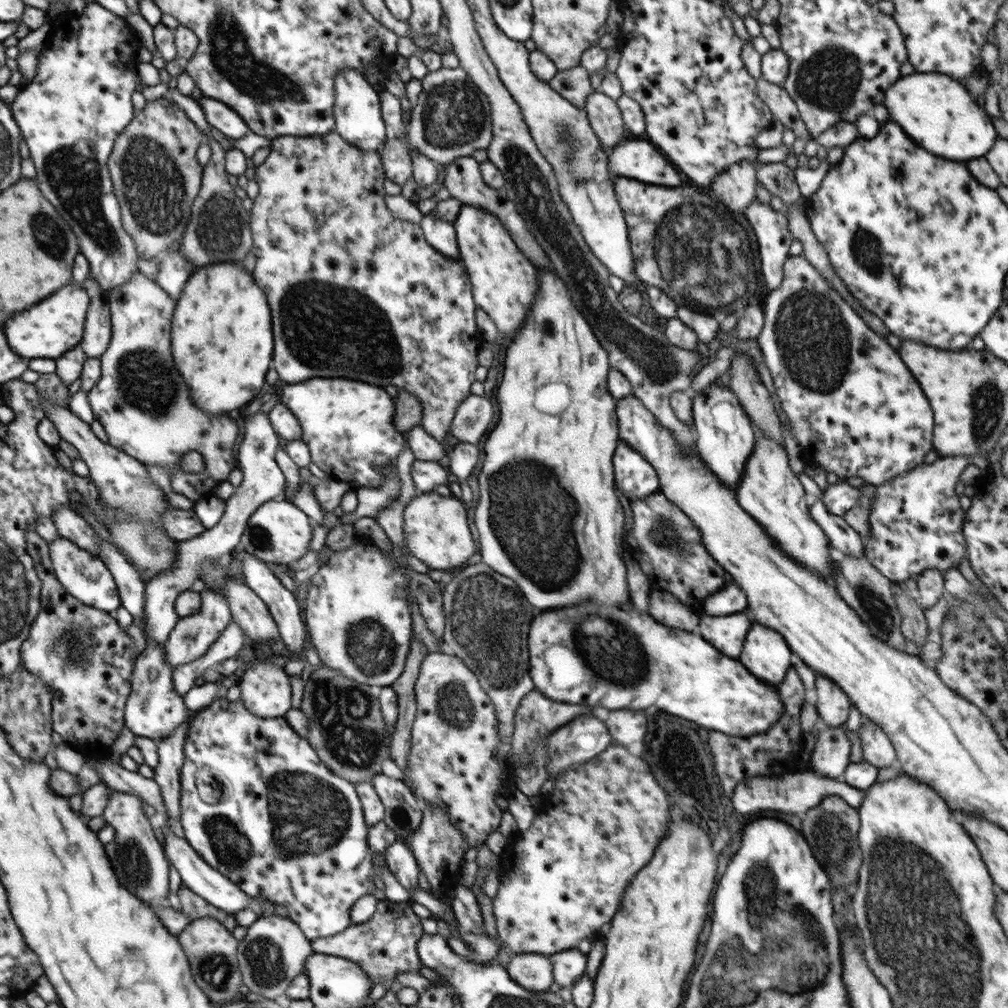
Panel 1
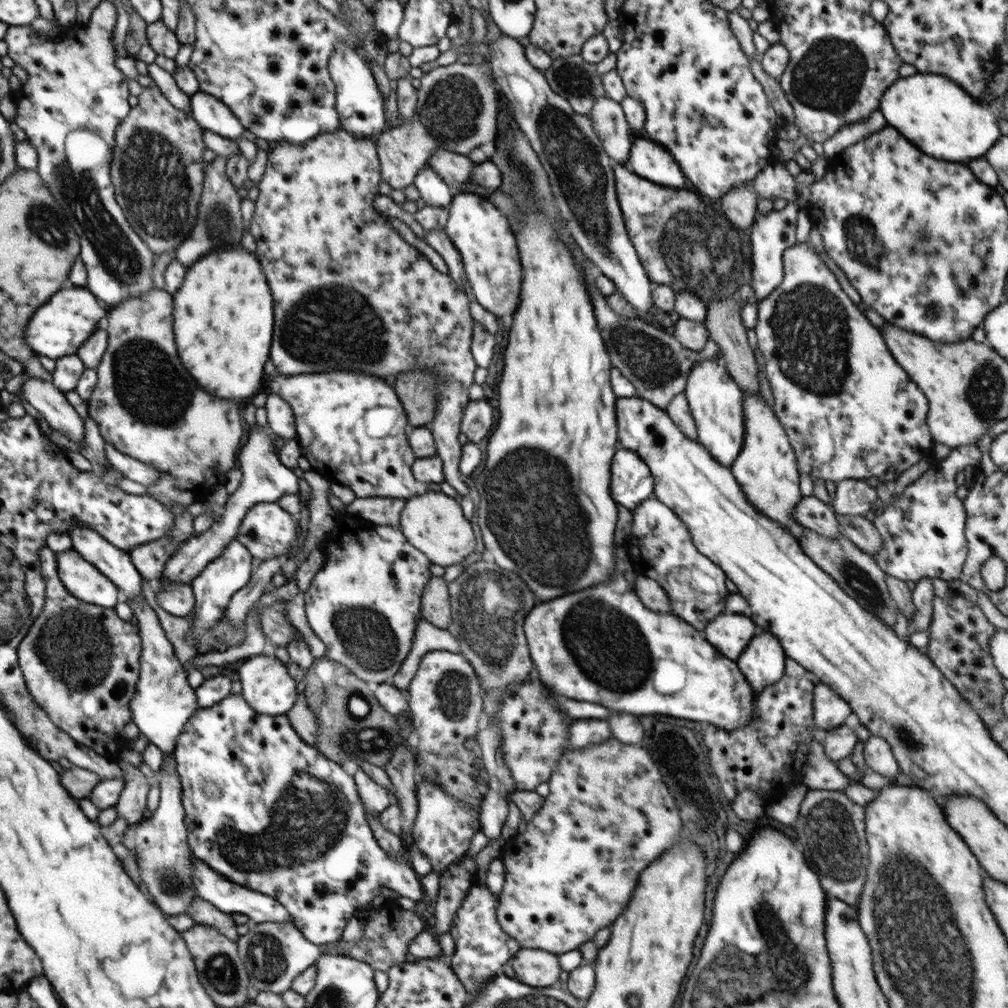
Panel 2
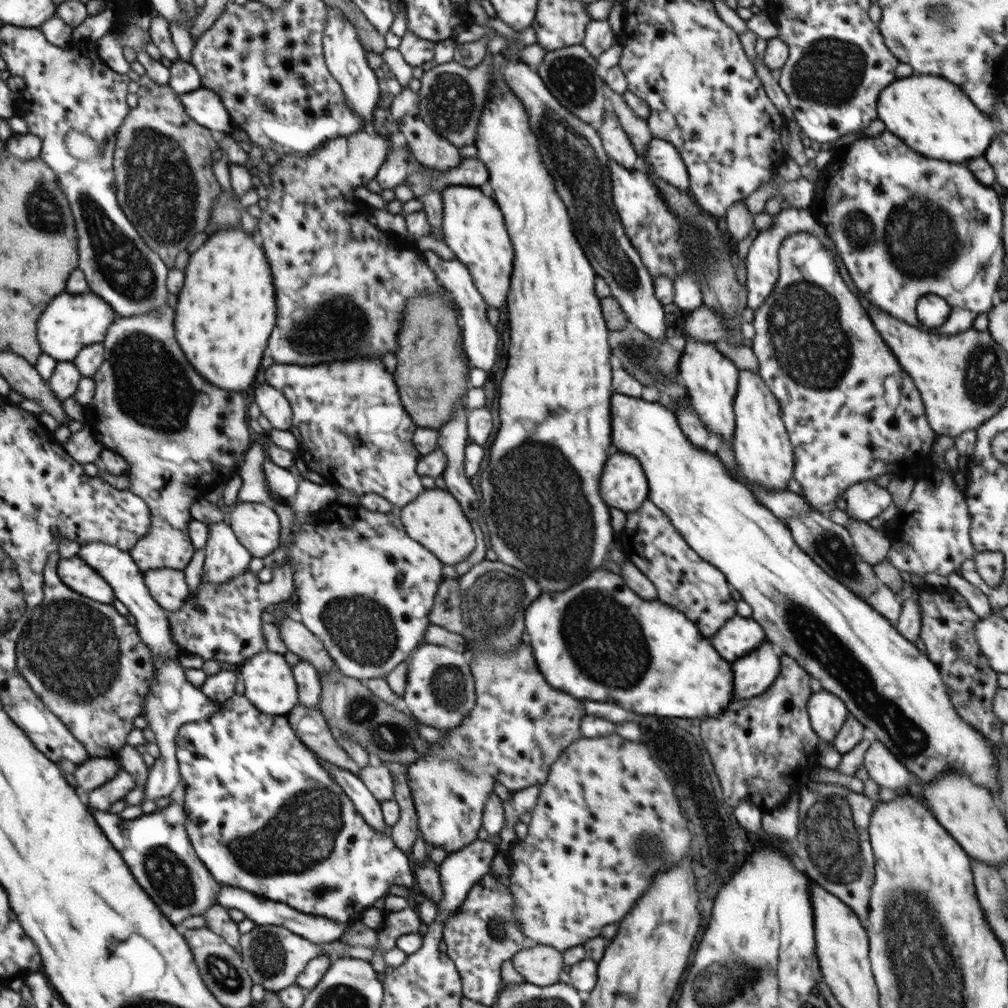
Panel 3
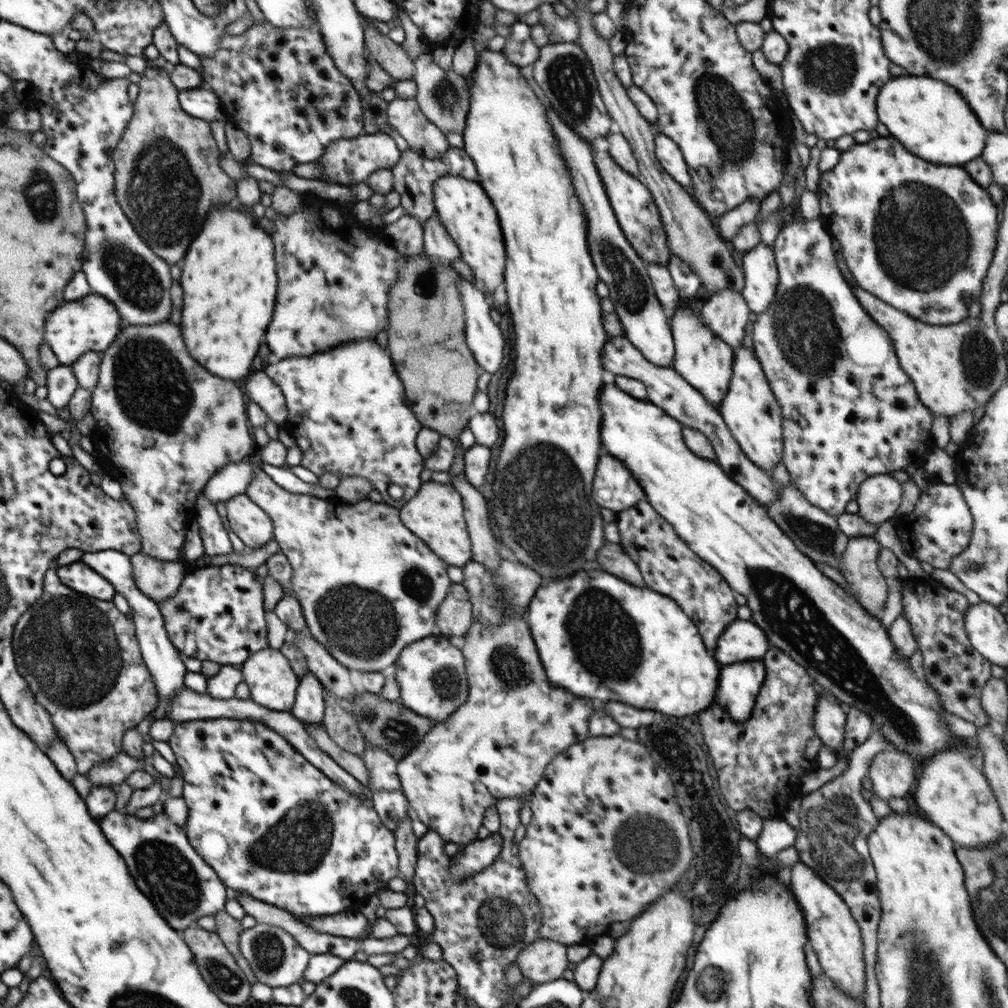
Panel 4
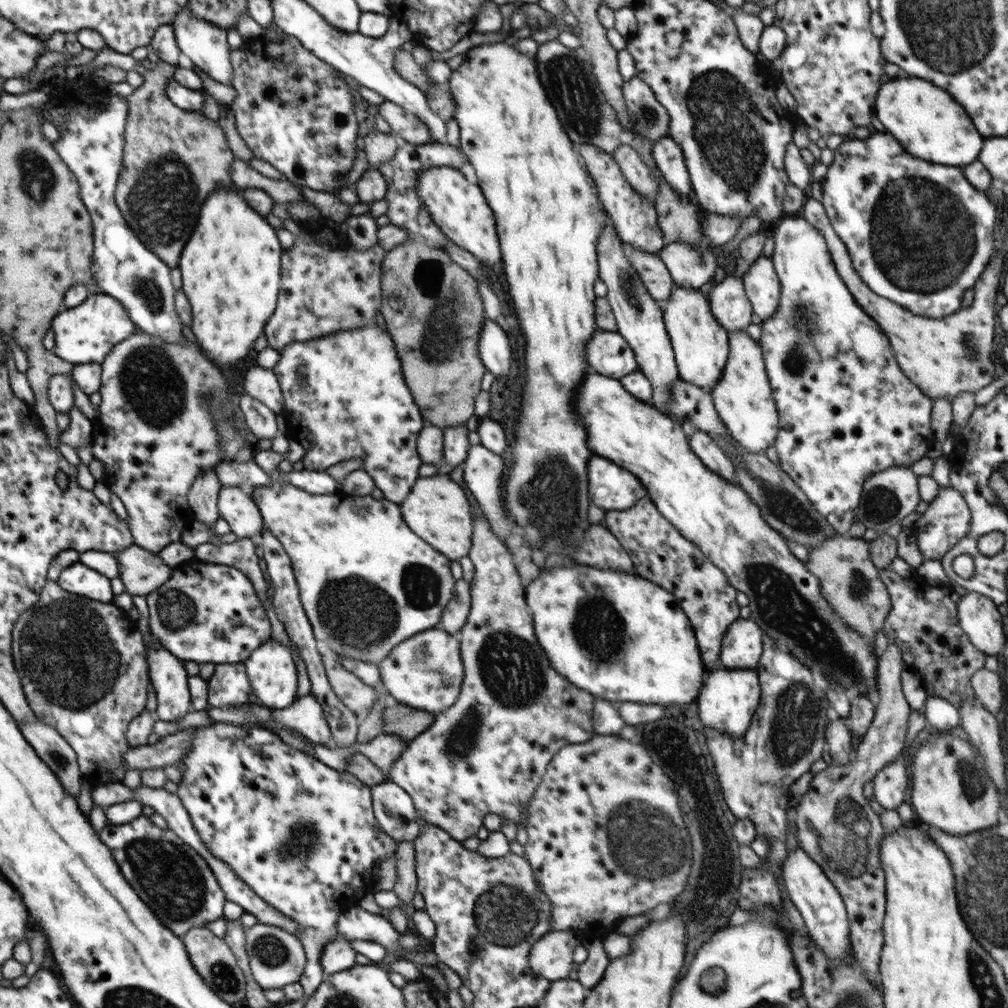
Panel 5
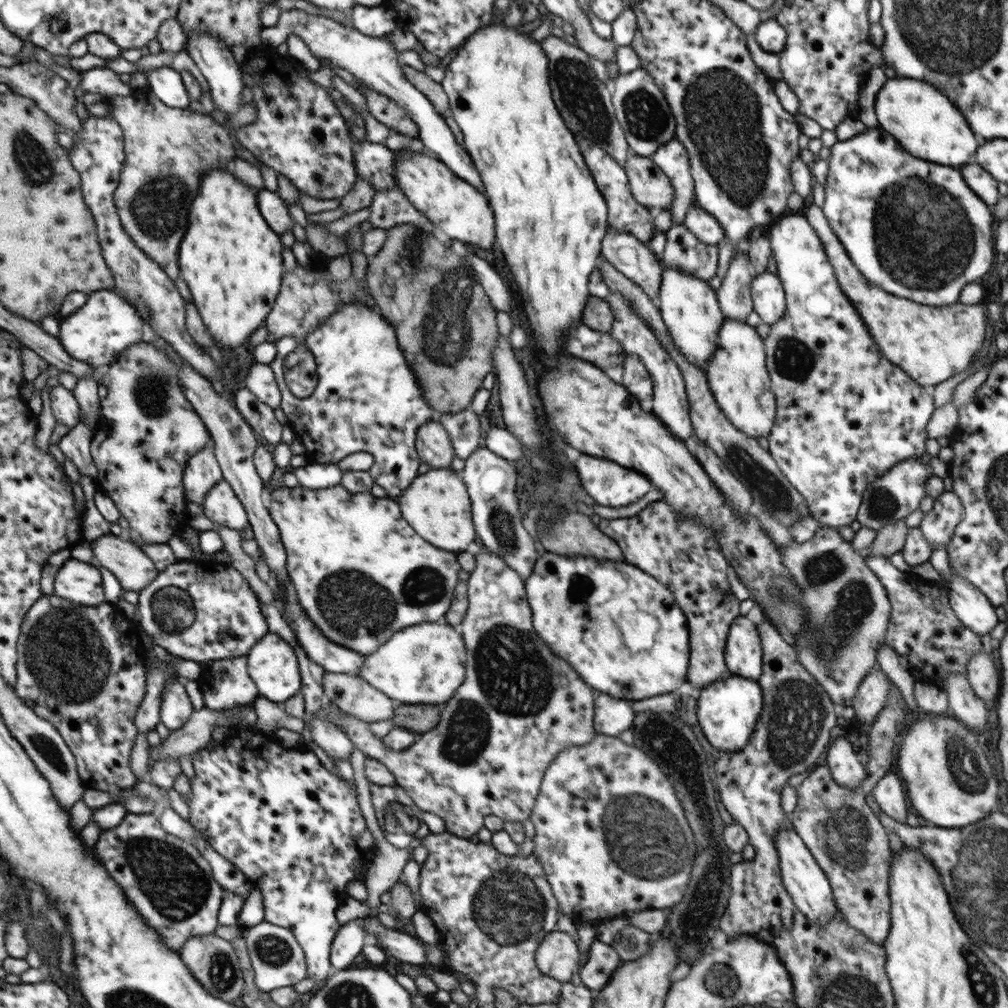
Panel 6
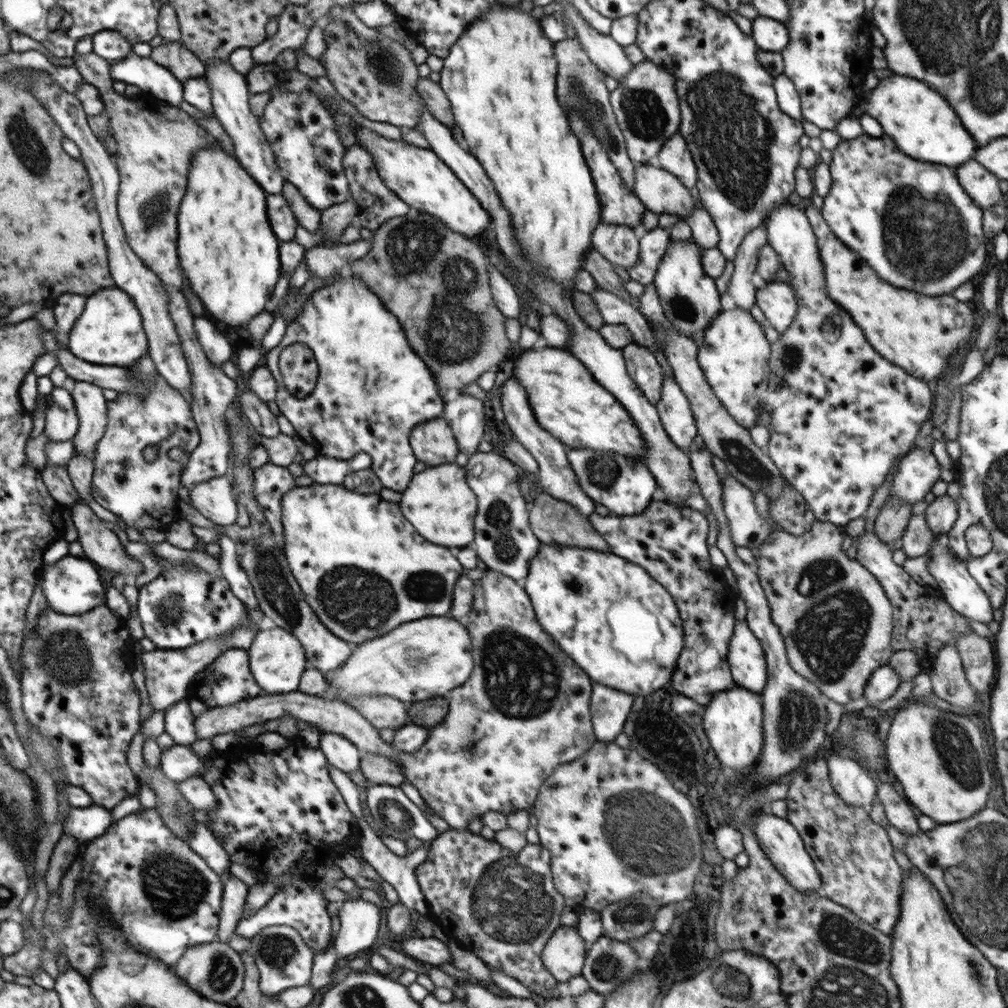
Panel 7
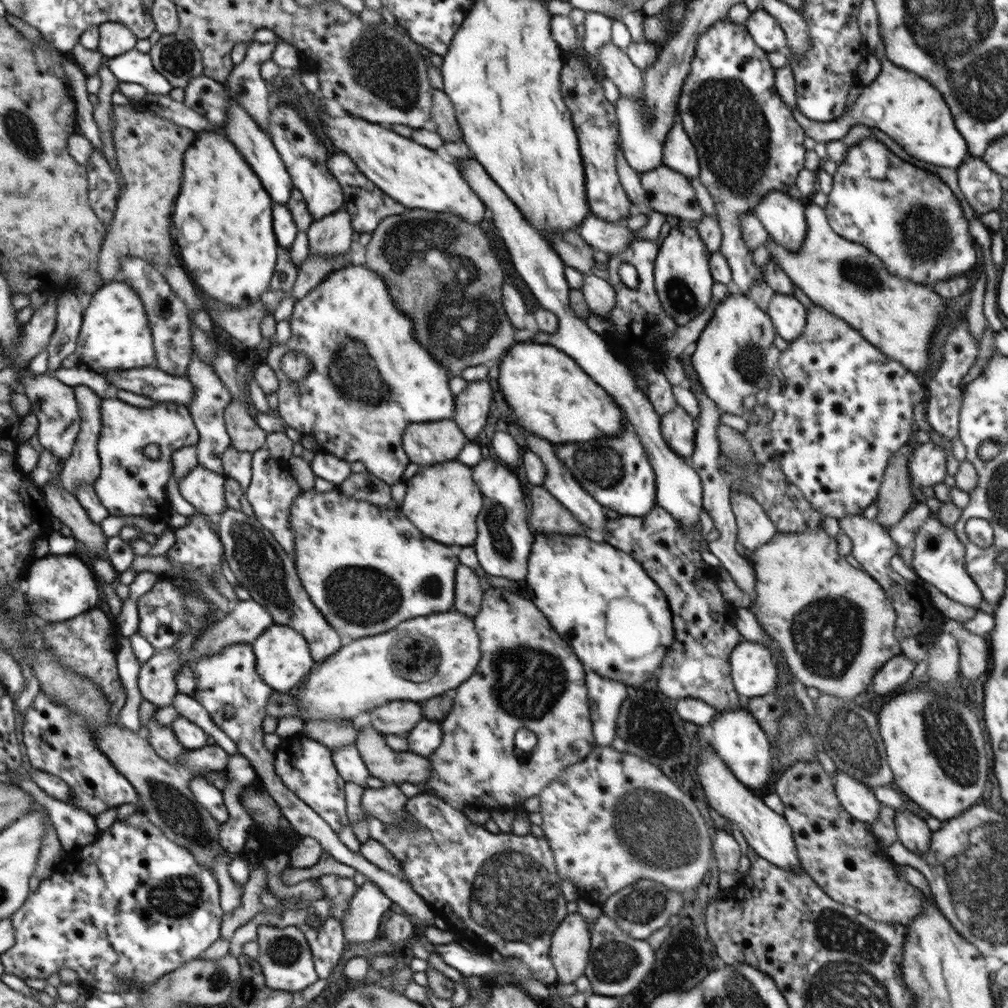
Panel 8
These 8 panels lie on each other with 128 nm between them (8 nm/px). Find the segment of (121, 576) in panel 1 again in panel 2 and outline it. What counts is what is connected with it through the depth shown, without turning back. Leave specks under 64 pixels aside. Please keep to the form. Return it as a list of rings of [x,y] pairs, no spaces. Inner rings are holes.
[[[146,598],[127,600],[141,628],[144,650],[141,658],[141,681],[137,684],[137,694],[131,703],[134,724],[140,733],[146,735],[150,743],[162,750],[163,758],[174,754],[178,736],[194,712],[199,709],[195,688],[187,680],[184,665],[174,654],[174,647],[166,638],[158,616],[150,607]]]

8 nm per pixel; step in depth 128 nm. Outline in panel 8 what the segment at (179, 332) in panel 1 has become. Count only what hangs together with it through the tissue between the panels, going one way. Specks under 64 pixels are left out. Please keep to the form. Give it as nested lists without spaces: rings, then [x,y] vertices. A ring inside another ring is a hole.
[[[200,131],[197,133],[197,140],[190,146],[185,155],[186,168],[186,188],[182,188],[182,200],[178,202],[178,216],[174,216],[175,235],[177,236],[178,247],[181,248],[183,268],[186,274],[191,278],[197,288],[202,289],[204,293],[216,299],[218,302],[226,303],[232,307],[244,308],[250,303],[258,302],[263,292],[267,292],[271,278],[273,276],[274,267],[276,266],[276,258],[278,258],[278,240],[273,229],[273,201],[270,199],[268,192],[260,179],[257,172],[254,172],[252,165],[238,151],[237,145],[226,137],[224,133],[214,131]]]

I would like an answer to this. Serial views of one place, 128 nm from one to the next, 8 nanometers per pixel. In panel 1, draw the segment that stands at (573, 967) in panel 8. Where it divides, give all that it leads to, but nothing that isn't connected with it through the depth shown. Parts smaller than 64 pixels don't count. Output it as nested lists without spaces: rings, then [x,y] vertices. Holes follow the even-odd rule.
[[[537,953],[515,954],[505,969],[514,982],[534,993],[548,991],[554,982],[552,961]]]

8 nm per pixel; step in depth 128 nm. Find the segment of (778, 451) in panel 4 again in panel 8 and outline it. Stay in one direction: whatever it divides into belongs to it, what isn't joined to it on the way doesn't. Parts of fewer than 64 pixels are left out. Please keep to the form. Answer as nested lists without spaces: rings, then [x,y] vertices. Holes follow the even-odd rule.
[[[733,289],[730,295],[726,295],[726,299],[716,303],[712,319],[706,323],[706,327],[700,333],[692,349],[692,367],[696,370],[698,380],[700,380],[706,395],[714,400],[724,413],[748,417],[743,413],[744,398],[752,394],[757,395],[765,388],[769,388],[769,385],[777,383],[774,374],[776,374],[781,351],[774,345],[776,333],[770,315],[761,310],[758,303],[749,295],[744,295],[737,289]]]

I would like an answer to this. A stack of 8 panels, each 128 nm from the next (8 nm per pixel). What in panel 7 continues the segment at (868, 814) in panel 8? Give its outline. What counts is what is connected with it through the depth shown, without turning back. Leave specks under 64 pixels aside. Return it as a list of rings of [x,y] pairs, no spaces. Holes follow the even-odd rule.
[[[833,753],[827,760],[828,777],[834,792],[850,806],[870,809],[876,800],[878,781],[856,760]]]

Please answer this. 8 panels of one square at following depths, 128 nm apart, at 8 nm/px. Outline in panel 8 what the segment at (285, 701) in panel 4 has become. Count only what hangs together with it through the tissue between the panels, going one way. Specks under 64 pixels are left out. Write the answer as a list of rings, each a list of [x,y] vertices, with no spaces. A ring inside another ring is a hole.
[[[270,625],[251,645],[257,653],[257,673],[274,691],[288,693],[294,690],[314,666],[306,639],[290,626]]]

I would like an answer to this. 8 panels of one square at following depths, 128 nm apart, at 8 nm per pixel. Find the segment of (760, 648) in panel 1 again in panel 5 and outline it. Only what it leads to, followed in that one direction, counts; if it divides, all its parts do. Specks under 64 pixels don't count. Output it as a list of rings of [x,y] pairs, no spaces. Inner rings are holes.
[[[720,668],[711,672],[706,684],[702,685],[701,695],[697,698],[702,724],[730,736],[733,740],[744,736],[760,704],[760,692],[761,686],[756,669]]]

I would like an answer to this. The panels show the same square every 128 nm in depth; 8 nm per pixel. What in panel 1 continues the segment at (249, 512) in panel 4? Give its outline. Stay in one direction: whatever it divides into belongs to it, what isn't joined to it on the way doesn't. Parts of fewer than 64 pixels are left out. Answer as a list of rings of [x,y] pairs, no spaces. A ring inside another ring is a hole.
[[[283,499],[269,500],[250,515],[241,537],[240,548],[266,563],[293,566],[308,552],[307,547],[312,539],[312,530],[308,521],[309,516],[294,503]]]

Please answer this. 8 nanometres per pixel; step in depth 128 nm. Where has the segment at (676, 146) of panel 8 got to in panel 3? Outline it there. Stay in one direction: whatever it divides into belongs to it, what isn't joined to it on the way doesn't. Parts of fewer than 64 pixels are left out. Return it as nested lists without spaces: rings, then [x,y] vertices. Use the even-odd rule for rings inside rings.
[[[653,138],[646,148],[644,160],[652,173],[660,179],[685,191],[689,187],[689,174],[678,149],[666,140]]]

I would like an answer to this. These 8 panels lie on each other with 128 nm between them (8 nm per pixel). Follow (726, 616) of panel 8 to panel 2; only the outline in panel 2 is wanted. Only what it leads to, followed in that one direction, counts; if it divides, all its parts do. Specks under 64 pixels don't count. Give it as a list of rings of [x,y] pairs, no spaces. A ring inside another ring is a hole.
[[[655,496],[643,500],[632,511],[632,532],[626,548],[633,570],[655,580],[670,598],[673,613],[694,628],[703,632],[710,620],[725,612],[729,594],[725,572],[698,552],[686,524]]]

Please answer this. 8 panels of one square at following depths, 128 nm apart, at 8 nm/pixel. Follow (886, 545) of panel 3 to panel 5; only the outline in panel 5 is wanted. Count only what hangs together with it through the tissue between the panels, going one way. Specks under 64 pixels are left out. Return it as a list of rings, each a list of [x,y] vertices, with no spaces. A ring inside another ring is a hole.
[[[836,535],[823,544],[809,550],[808,572],[820,580],[822,596],[838,612],[848,627],[864,638],[873,642],[876,633],[883,630],[883,624],[891,609],[891,598],[880,572],[870,556],[869,544],[863,539],[848,535]]]

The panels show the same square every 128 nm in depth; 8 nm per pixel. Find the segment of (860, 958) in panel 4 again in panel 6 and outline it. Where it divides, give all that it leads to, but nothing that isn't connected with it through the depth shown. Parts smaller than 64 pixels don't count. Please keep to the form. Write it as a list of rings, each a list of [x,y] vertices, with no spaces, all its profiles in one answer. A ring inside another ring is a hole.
[[[778,829],[778,833],[774,835],[774,844],[778,848],[783,886],[798,911],[807,917],[810,924],[818,923],[818,925],[824,925],[831,922],[832,918],[838,917],[840,912],[835,906],[826,871],[820,868],[810,849],[806,847],[806,844],[804,844],[795,829]]]

